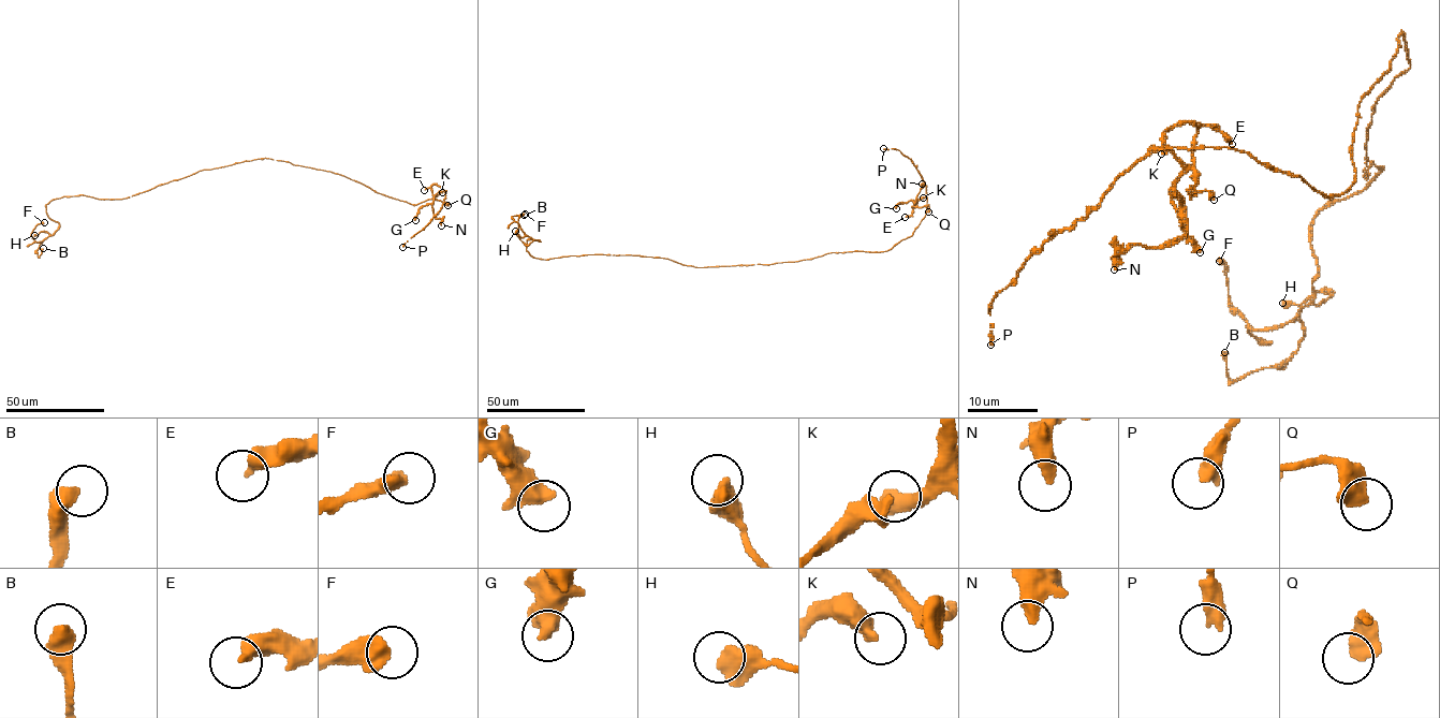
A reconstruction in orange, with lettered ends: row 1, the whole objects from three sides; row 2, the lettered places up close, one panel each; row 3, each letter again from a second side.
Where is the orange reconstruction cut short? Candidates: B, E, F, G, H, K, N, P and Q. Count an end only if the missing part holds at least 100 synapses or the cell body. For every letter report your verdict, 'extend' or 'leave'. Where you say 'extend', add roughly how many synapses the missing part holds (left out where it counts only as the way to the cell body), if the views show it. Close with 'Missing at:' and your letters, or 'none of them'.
B: leave
E: leave
F: leave
G: leave
H: leave
K: leave
N: leave
P: leave
Q: leave
Missing at: none of them

